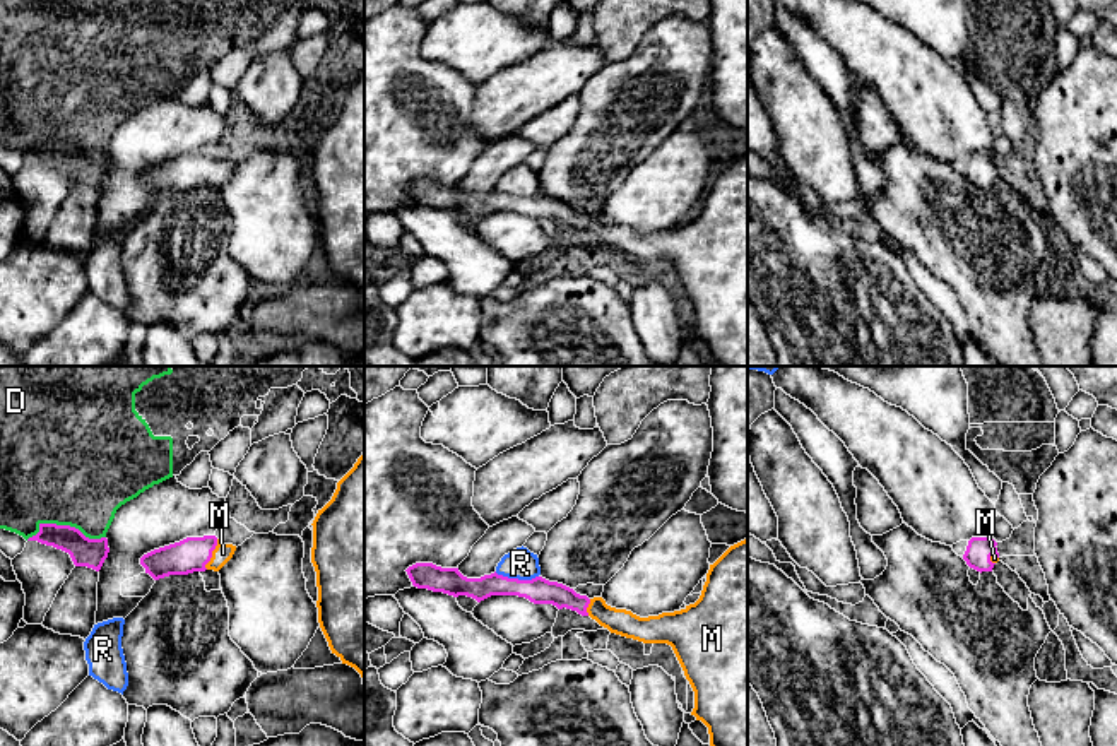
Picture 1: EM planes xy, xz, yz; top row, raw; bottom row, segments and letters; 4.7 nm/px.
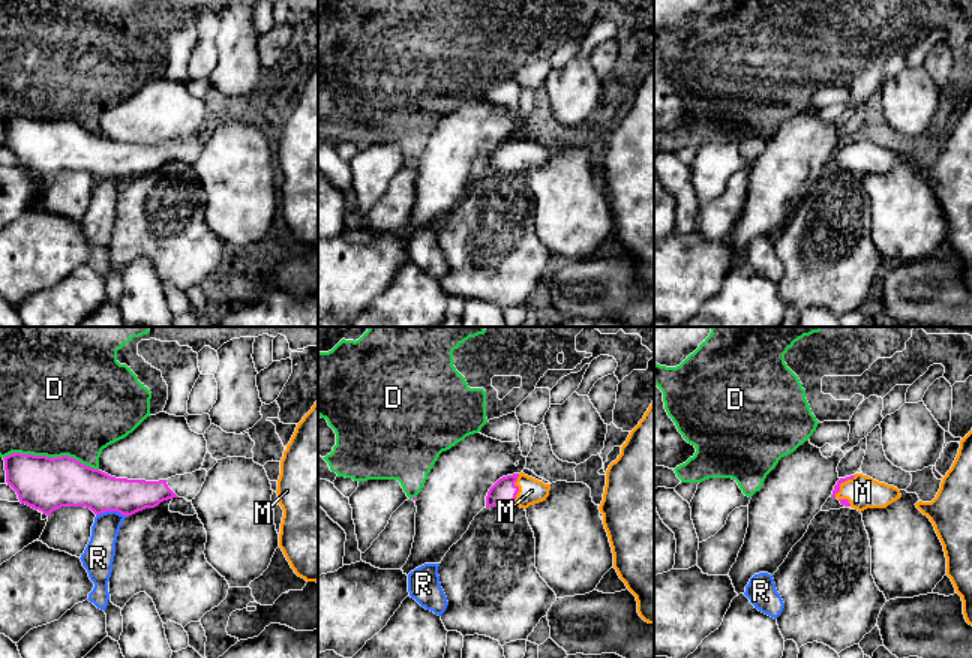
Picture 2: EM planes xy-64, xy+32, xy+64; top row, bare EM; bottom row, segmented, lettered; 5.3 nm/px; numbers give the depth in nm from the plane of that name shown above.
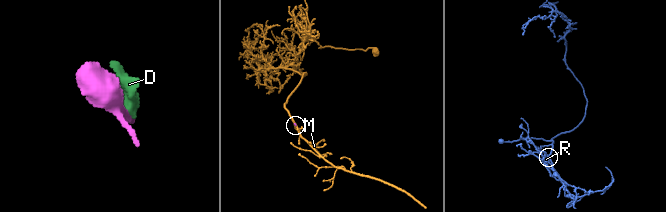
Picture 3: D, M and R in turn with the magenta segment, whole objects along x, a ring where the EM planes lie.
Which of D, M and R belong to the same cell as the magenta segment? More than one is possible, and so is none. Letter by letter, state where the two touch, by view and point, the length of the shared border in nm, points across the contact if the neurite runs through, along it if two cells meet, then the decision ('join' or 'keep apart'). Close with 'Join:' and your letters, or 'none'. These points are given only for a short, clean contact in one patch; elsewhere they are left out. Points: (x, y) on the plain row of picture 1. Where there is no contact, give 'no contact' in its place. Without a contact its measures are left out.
D: contact xy (64, 142); length 380 nm; keep apart
M: contact xy (211, 171); length 160 nm; way xy (190, 171), (211, 171), (223, 170); join
R: contact xz (517, 195); length 200 nm; border xz (495, 189), (519, 195), (537, 194); keep apart
Join: M

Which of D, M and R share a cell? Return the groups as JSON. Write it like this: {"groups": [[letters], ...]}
{"groups": [["D"], ["M"], ["R"]]}

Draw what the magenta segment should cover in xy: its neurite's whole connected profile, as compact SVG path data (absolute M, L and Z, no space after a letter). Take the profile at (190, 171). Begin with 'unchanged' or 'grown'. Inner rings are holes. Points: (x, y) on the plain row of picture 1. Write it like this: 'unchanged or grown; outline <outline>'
grown; outline M216 152L186 154L144 171L140 181L154 197L205 186L219 188L234 168L236 163L224 161Z

